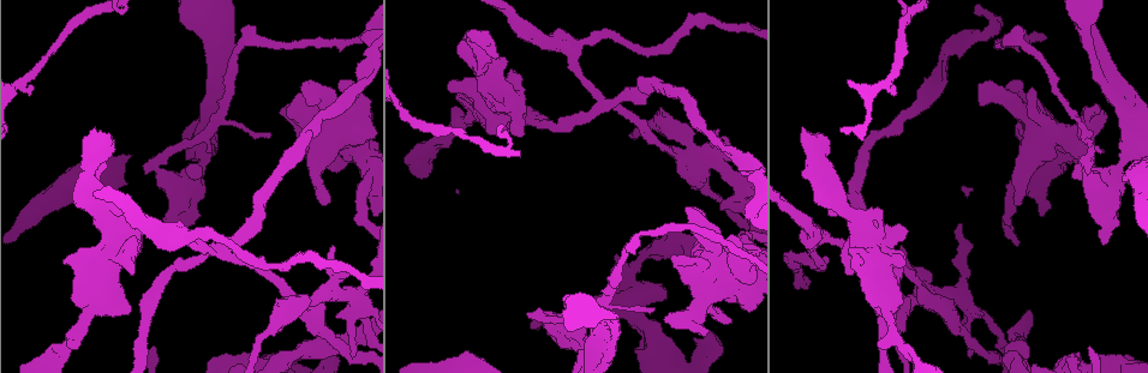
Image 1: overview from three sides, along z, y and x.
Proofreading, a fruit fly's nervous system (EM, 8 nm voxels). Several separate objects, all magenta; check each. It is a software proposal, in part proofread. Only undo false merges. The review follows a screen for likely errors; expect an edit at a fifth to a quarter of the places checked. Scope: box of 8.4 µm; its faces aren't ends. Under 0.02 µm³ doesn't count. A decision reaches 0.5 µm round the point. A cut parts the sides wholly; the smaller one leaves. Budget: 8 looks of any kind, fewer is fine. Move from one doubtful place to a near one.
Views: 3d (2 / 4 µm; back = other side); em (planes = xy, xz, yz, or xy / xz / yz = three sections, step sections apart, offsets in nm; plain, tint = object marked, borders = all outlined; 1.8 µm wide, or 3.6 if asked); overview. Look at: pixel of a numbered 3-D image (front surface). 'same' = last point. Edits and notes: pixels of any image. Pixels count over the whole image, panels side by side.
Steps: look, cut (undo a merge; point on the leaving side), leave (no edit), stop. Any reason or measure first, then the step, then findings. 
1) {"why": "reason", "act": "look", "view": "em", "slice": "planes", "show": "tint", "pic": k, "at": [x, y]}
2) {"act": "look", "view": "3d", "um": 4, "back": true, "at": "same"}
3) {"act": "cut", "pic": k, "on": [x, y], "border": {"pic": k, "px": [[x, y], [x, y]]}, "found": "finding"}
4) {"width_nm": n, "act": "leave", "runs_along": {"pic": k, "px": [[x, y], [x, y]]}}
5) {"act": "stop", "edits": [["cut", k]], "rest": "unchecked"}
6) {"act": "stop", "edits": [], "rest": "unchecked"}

{"why": "four arms meet", "act": "look", "view": "em", "slice": "xz", "step": 8, "show": "tint", "pic": 1, "at": [742, 193]}

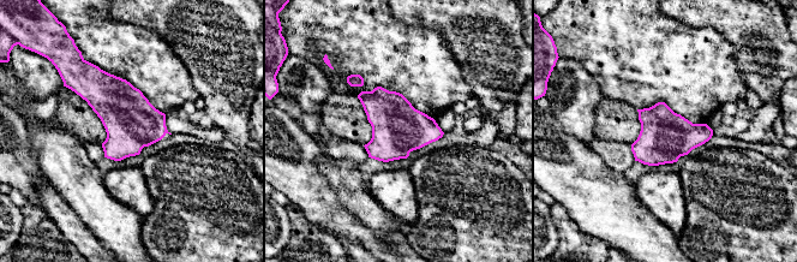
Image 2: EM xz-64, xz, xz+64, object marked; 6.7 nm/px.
{"why": "cut it another way", "act": "look", "view": "em", "slice": "planes", "show": "tint", "at": "same"}

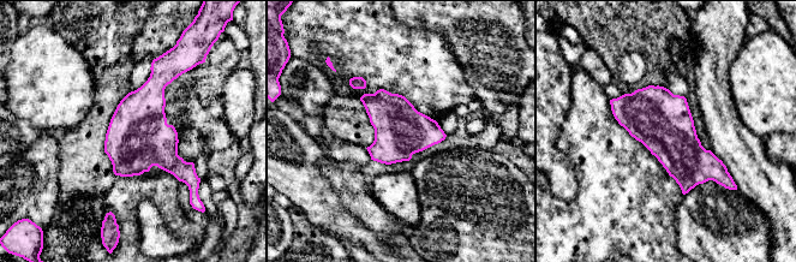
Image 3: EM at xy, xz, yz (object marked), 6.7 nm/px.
{"width_nm": 360, "act": "leave", "found": "one neuron here"}

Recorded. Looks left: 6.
{"why": "abrupt turn", "act": "look", "view": "em", "slice": "xz", "step": 16, "show": "tint", "pic": 1, "at": [221, 251]}

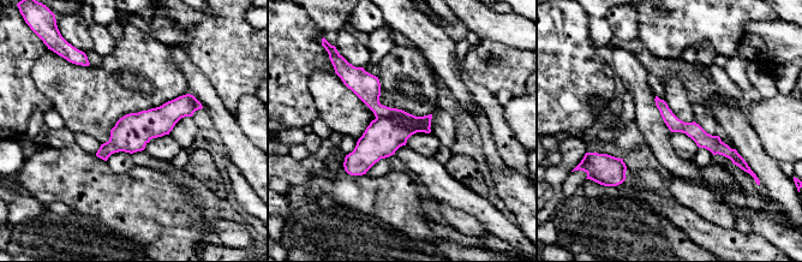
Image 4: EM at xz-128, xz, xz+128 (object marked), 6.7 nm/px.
{"act": "look", "view": "em", "slice": "planes", "show": "borders", "at": "same"}

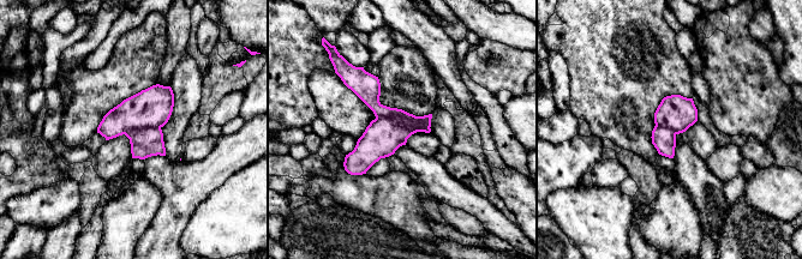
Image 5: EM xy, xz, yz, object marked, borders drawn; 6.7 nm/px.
{"act": "cut", "pic": 5, "on": [371, 98], "border": {"pic": 5, "px": [[376, 116], [390, 116], [423, 131]]}, "found": "a second neuron is stuck on"}

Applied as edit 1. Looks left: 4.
{"why": "sharp bend", "act": "look", "view": "em", "slice": "planes", "show": "tint", "pic": 1, "at": [159, 169]}

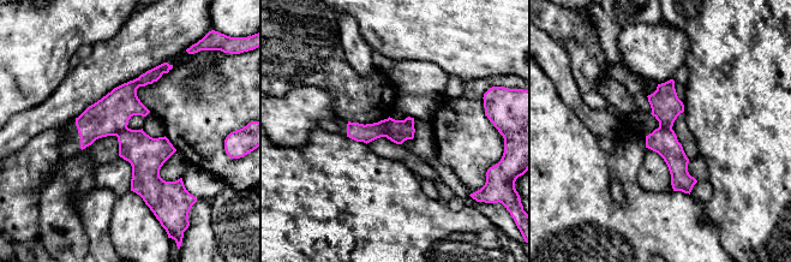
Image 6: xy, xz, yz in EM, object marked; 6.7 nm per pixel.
{"act": "cut", "pic": 6, "on": [359, 132], "part_leaving": {"pic": 6, "px": [[161, 70], [138, 82], [83, 144]]}, "found": "two neurons meet here"}

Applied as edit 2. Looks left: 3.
{"act": "stop", "edits": [["cut", 5], ["cut", 6]], "rest": "unchecked"}

